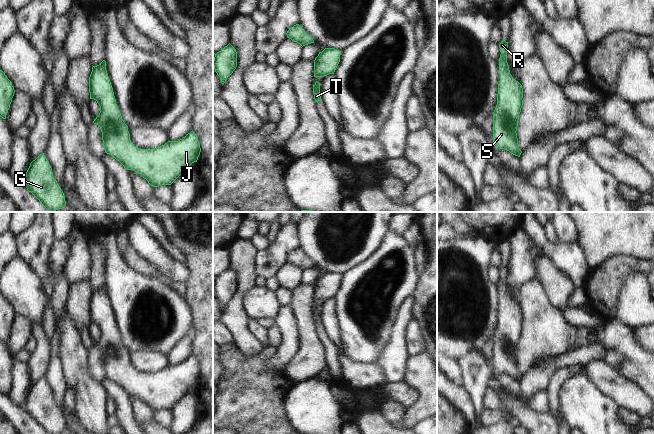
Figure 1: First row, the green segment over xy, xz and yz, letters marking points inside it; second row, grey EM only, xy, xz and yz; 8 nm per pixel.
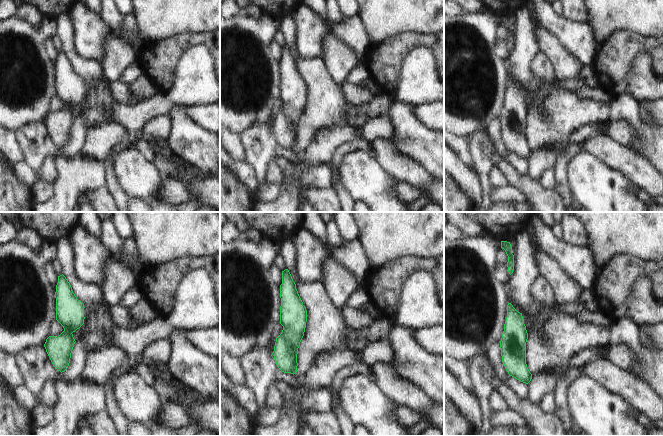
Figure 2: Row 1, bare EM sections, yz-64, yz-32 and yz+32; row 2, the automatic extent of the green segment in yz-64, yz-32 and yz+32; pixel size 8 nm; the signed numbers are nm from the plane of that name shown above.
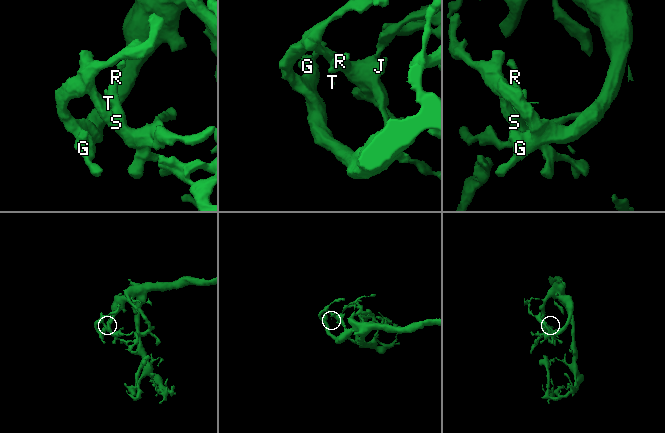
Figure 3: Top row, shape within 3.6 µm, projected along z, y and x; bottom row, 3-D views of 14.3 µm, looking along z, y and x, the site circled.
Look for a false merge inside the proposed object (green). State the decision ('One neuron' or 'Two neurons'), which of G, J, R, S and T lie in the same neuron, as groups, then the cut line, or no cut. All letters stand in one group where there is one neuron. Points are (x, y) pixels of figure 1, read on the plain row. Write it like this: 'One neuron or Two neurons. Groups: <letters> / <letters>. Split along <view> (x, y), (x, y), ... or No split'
One neuron. Groups: G J R S T. No split

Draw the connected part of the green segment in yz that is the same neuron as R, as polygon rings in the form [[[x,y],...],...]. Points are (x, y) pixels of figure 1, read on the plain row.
[[[504,263],[499,268],[499,298],[497,329],[493,336],[493,367],[499,373],[509,375],[520,381],[517,351],[519,338],[523,330],[523,312],[510,298],[507,287],[508,266]]]

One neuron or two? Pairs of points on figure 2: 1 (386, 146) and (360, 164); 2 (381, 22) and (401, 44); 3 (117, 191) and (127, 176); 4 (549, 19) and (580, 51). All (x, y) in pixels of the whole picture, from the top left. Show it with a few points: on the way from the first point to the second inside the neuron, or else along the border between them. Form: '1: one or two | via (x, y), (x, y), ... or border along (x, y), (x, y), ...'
1: two | border along (373, 156), (389, 174)
2: two | border along (416, 32), (400, 32), (372, 46)
3: two | border along (113, 165), (117, 183), (129, 198)
4: one | via (557, 27), (573, 43)

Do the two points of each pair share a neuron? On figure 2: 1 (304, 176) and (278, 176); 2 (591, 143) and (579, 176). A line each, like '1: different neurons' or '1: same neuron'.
1: different neurons
2: different neurons

